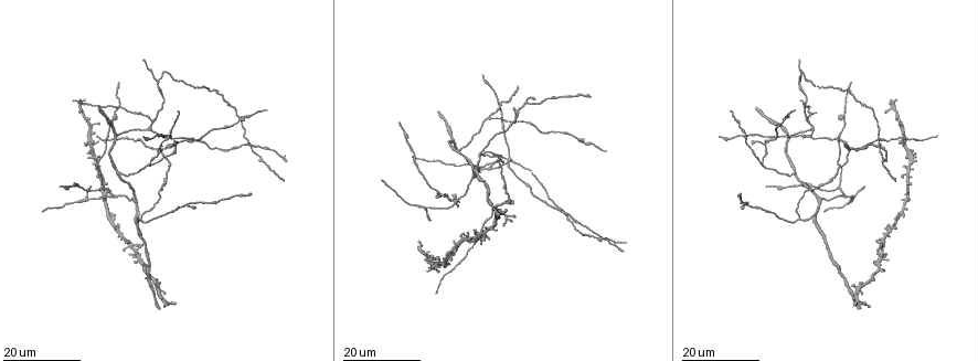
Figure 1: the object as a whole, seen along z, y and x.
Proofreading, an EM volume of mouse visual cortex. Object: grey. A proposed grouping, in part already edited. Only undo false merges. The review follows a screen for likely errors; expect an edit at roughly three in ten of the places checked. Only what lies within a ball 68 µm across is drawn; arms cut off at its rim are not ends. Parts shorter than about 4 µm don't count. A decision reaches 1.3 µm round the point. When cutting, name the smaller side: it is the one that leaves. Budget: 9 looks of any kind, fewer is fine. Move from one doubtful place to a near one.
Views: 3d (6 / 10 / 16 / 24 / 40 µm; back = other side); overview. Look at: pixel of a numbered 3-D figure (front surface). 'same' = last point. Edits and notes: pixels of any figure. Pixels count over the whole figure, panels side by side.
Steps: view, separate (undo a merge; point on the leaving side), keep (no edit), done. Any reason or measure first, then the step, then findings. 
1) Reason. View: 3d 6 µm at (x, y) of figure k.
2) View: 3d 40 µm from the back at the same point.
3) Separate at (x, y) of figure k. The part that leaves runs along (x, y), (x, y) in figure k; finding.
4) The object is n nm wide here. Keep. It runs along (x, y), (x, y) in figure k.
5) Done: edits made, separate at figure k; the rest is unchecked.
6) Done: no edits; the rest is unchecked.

Arms part here. View: 3d 16 µm at (147, 163) of figure 1.

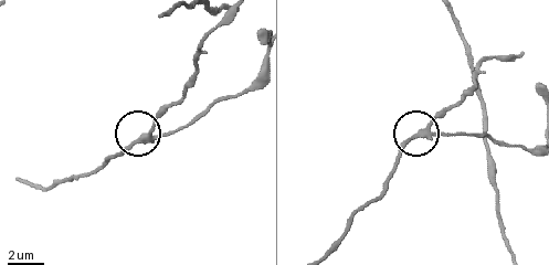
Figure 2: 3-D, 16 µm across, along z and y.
View: 3d 10 µm at (428, 130) of figure 2.

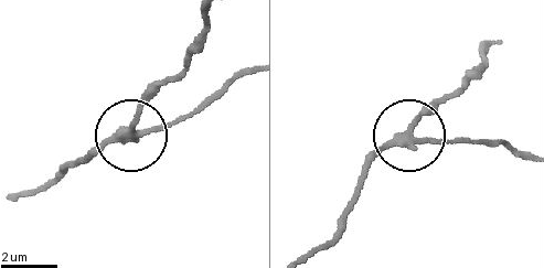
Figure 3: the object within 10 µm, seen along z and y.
3 arms meet here. Keep. It runs along (315, 254), (333, 232), (364, 168), (440, 99) in figure 3; continuous, no second neuron.

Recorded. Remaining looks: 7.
Three arms meet. View: 3d 16 µm at (507, 163) of figure 1.

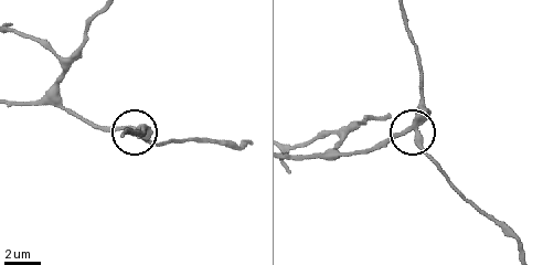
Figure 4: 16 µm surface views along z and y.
View: 3d 10 µm at (416, 128) of figure 4.

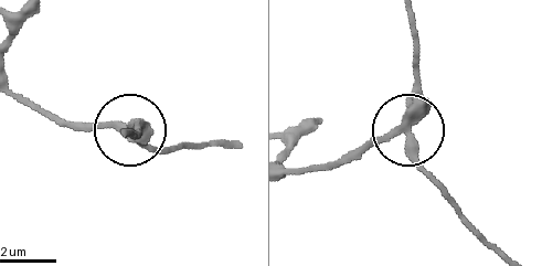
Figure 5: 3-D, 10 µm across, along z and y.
The side arm is 26 µm long. Keep. It runs along (290, 174), (408, 129), (412, 56) in figure 5; one neuron here.

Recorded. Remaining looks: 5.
View: 3d 16 µm at (822, 200) of figure 1.

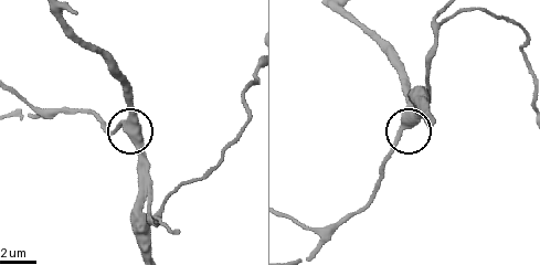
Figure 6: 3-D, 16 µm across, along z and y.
Closer look. View: 3d 10 µm at (406, 124) of figure 6.

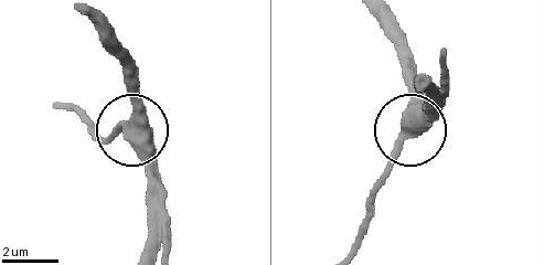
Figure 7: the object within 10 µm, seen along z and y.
Keep. Continuous, no second neuron.

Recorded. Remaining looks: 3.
A fork. View: 3d 16 µm at (439, 195) of figure 1.

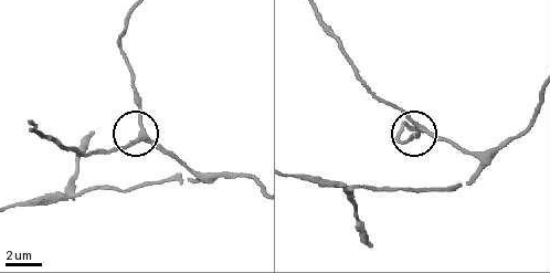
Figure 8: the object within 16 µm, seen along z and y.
View: 3d 10 µm at (422, 132) of figure 8.

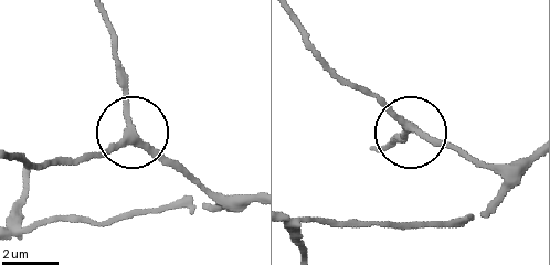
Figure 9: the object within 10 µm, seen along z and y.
Closer look. View: 3d 6 µm at (127, 124) of figure 9.

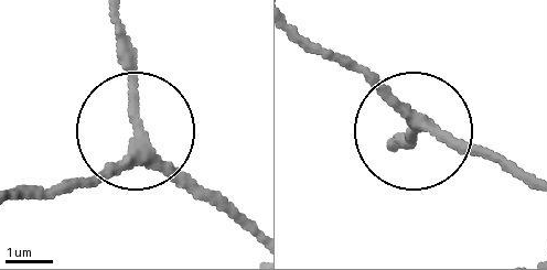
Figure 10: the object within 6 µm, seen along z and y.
The side arm is 25 µm long; 3 arms meet here. Keep. Continuous, no second neuron.

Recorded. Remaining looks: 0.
Done: no edits; the rest is unchecked.

